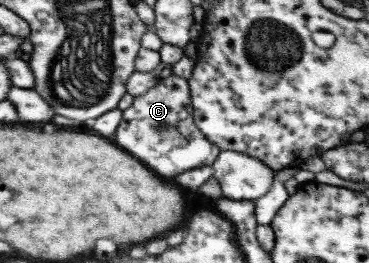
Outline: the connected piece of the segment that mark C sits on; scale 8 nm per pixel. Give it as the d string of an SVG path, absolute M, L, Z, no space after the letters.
M173 73L166 78L156 80L145 94L133 96L131 105L121 113L121 120L113 136L119 148L129 152L133 158L141 160L147 168L151 168L159 176L167 176L167 178L175 177L198 166L210 166L220 154L219 148L209 142L194 125L188 84L184 78L179 78Z

